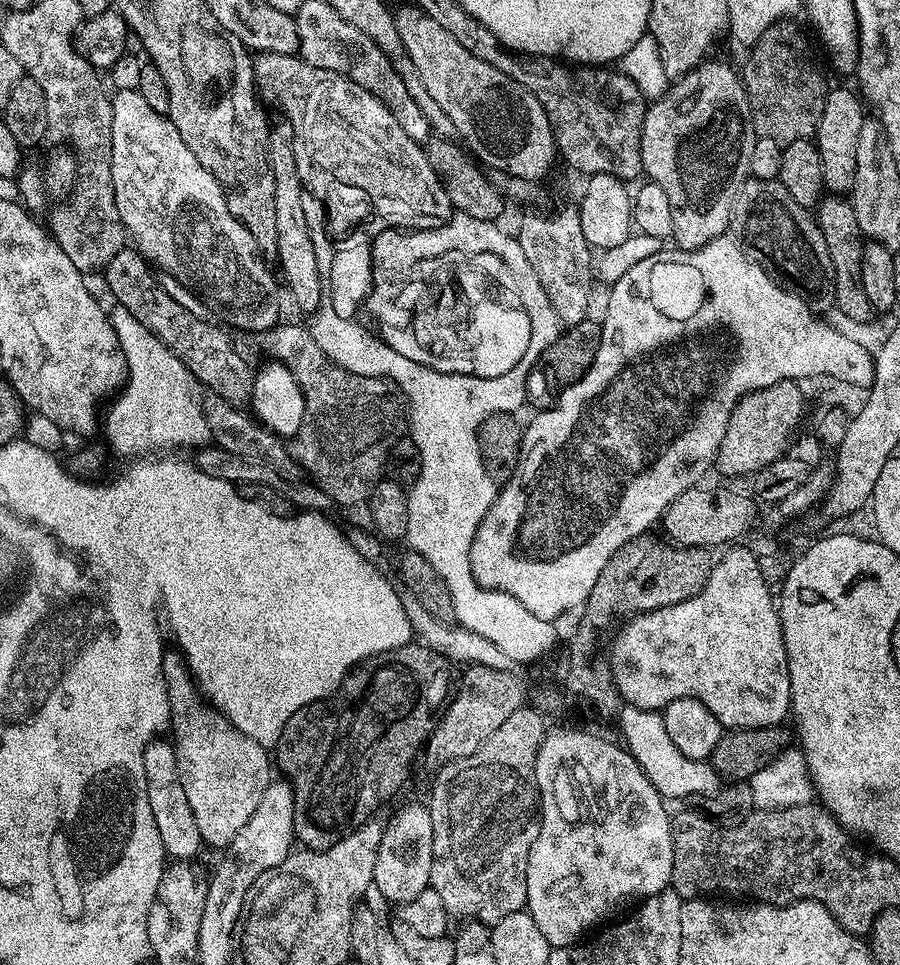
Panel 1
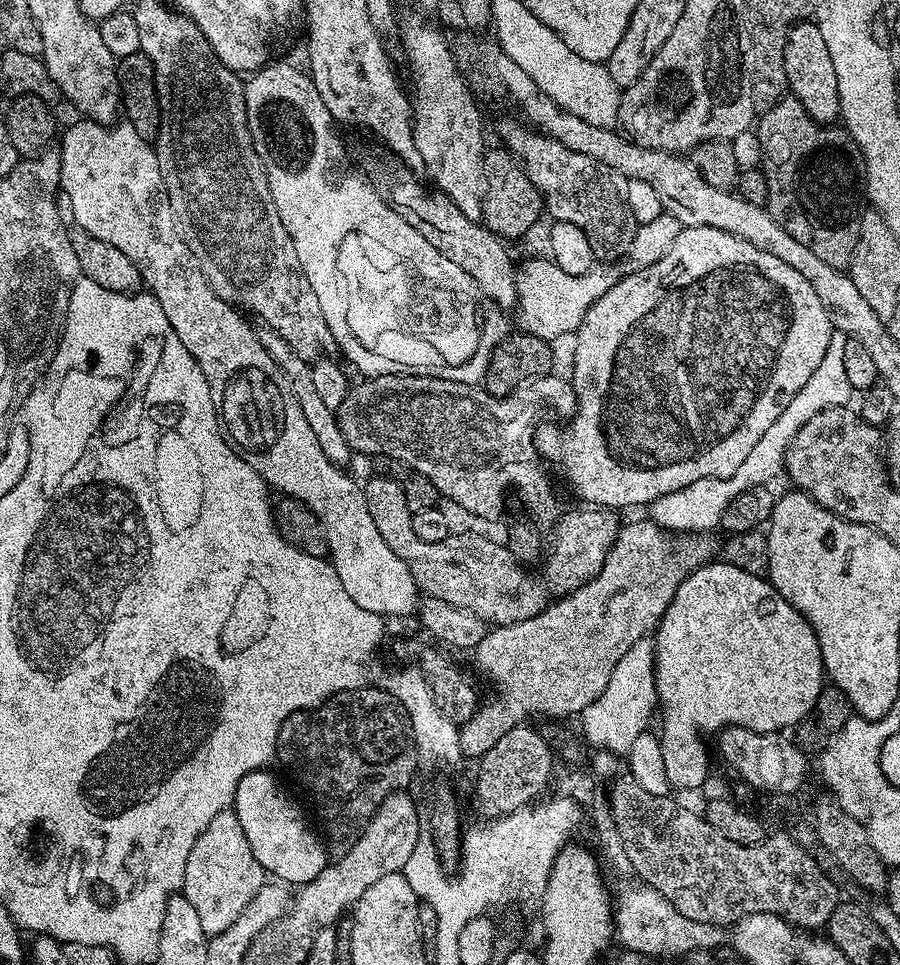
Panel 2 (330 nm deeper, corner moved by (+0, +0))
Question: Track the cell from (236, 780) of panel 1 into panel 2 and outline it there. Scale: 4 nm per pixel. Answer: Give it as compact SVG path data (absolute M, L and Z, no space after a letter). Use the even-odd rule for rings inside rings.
M229 810L218 814L194 842L190 858L186 858L182 895L190 902L190 906L194 906L194 911L202 922L202 930L211 938L222 934L222 930L226 930L228 926L234 926L234 922L244 913L254 894L262 890L265 882L264 867L258 862L258 858L254 858L254 850L250 850L250 842L246 842L246 834L242 834L242 822L238 822L235 811Z

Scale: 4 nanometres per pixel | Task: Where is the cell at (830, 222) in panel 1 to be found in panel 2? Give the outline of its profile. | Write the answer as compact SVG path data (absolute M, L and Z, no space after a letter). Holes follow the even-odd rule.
M785 98L778 101L770 110L766 110L759 117L758 123L755 125L754 131L758 142L762 142L762 158L760 159L760 168L766 178L766 186L768 187L768 213L774 218L774 222L778 222L778 226L782 226L782 230L786 230L786 234L790 234L790 238L795 238L797 242L802 242L802 246L808 247L818 258L822 258L822 262L827 262L829 266L834 266L841 270L847 269L851 265L854 258L854 250L858 246L858 238L860 237L860 218L862 215L862 207L860 208L860 196L862 200L862 188L856 183L861 183L862 176L859 171L856 172L851 168L851 164L856 166L863 165L864 155L861 154L859 146L852 141L851 134L848 129L843 126L833 126L832 124L819 124L814 118L810 118L810 114L806 114L806 110L802 110L802 102L791 98Z

